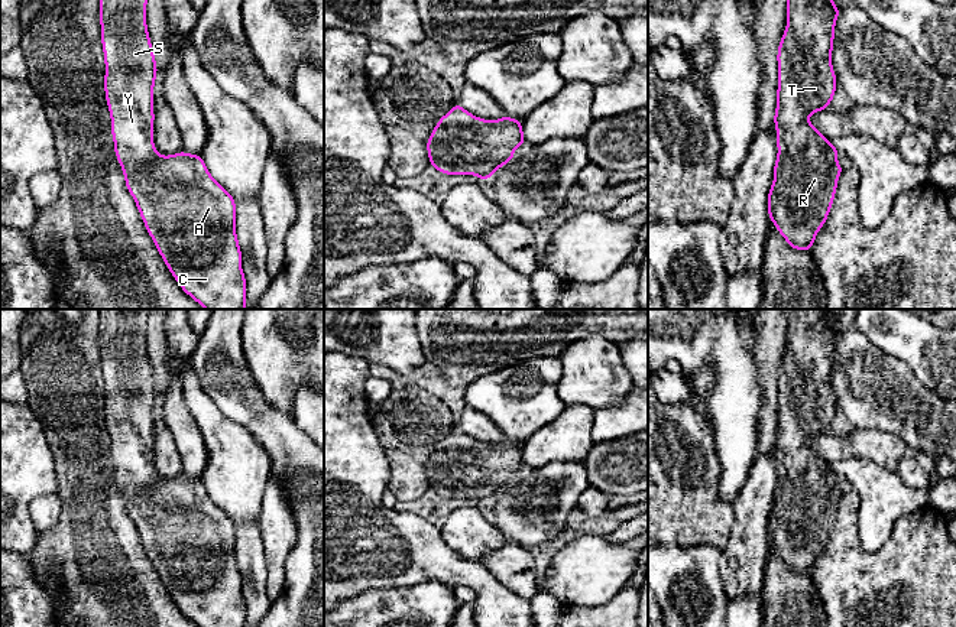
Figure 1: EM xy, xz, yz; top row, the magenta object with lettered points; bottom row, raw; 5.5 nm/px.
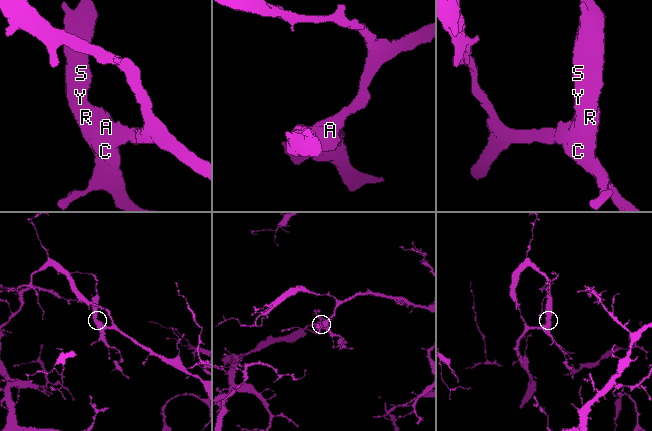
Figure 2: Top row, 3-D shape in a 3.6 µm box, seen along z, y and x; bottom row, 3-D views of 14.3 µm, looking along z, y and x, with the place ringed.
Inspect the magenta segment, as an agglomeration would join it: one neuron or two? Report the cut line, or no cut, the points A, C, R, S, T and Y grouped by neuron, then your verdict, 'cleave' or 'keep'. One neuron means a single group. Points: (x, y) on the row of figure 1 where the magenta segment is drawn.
cut none; groups A C R S T Y; keep

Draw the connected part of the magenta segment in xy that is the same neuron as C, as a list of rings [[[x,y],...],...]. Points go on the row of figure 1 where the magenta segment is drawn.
[[[100,0],[101,45],[104,52],[104,92],[111,118],[114,153],[124,173],[148,234],[181,289],[204,309],[246,309],[247,283],[236,234],[236,201],[208,172],[200,155],[178,152],[162,156],[153,144],[153,85],[158,66],[146,25],[148,0]]]

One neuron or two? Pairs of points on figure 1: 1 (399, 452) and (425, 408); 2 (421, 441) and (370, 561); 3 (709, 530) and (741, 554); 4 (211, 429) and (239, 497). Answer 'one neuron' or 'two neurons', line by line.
1: one neuron
2: two neurons
3: two neurons
4: one neuron

